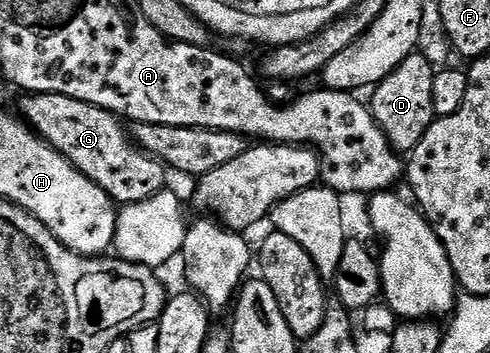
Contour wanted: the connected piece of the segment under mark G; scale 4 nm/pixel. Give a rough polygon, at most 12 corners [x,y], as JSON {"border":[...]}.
{"border":[[30,93],[19,116],[117,206],[166,167],[115,113]]}

